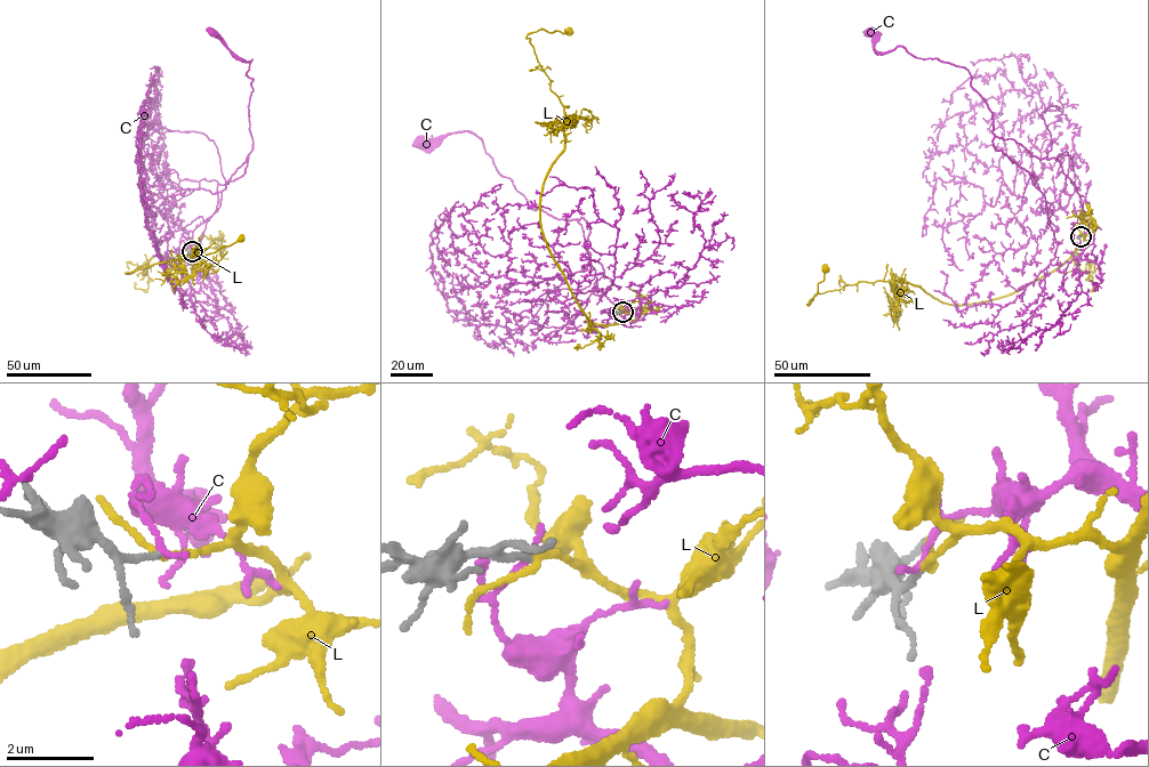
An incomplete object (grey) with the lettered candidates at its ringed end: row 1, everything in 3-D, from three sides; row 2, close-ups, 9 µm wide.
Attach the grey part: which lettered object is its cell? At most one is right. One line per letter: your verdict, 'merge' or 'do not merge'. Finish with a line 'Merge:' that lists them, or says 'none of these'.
C: do not merge
L: merge
Merge: L

